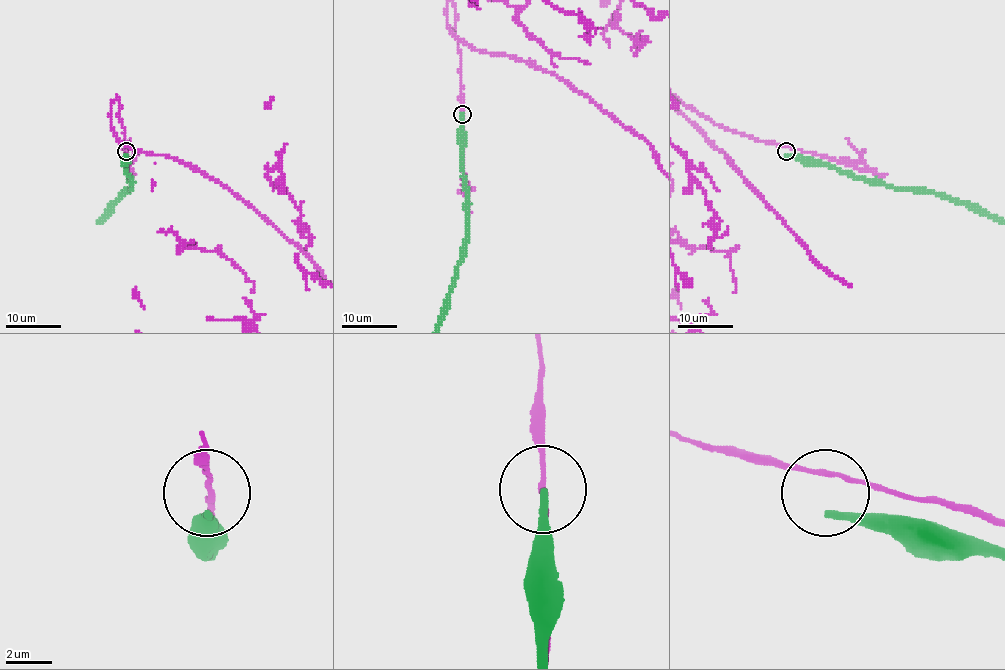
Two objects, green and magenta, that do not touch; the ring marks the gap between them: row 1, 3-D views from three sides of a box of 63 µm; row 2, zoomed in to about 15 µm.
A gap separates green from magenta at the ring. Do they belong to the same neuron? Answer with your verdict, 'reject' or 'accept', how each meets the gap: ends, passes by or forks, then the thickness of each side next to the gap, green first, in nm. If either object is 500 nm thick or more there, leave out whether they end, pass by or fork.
reject | green ends | magenta passes by | 320/200 nm

